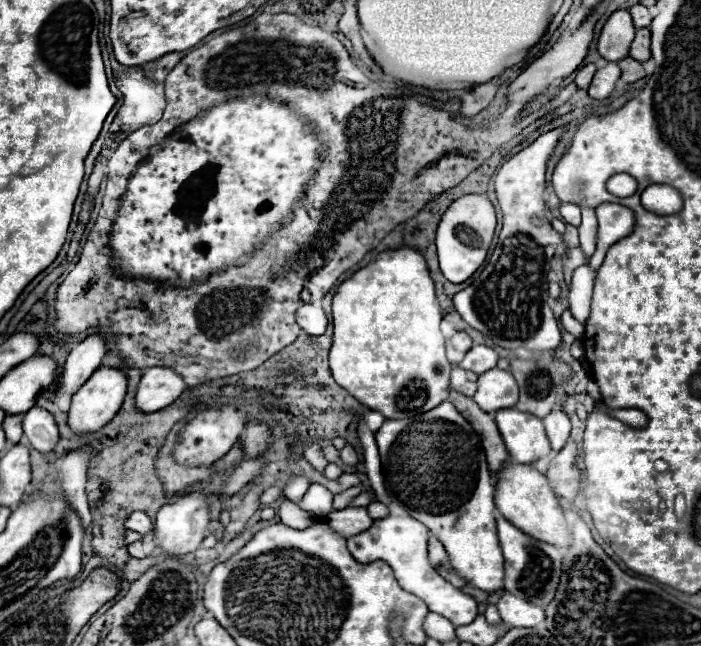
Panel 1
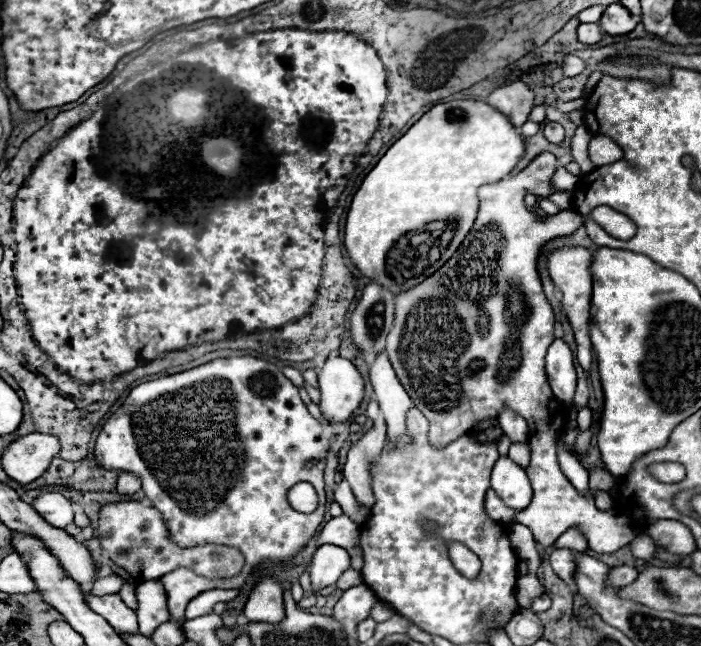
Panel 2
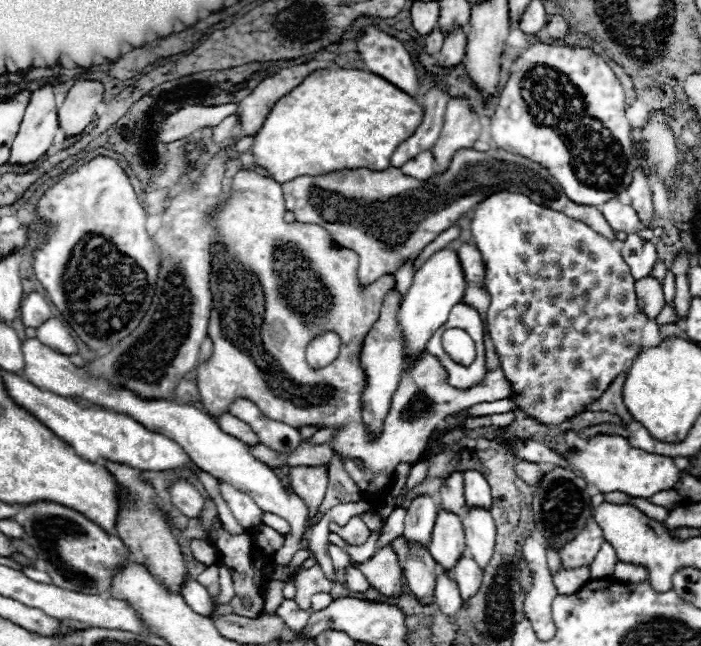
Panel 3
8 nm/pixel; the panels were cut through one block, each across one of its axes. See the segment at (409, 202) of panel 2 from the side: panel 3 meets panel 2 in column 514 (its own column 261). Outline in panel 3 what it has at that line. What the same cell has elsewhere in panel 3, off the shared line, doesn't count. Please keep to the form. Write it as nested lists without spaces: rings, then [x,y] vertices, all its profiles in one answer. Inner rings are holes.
[[[316,70],[288,96],[280,98],[258,130],[252,154],[276,182],[296,176],[322,176],[344,168],[382,172],[404,138],[410,138],[424,118],[416,98],[366,70]]]

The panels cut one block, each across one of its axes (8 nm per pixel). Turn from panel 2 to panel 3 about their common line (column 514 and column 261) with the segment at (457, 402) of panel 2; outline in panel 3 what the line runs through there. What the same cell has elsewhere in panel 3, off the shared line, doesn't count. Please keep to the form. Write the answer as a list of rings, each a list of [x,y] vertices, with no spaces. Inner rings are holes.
[[[252,170],[236,172],[232,180],[232,200],[226,208],[214,214],[214,228],[222,246],[222,252],[216,252],[212,260],[212,274],[216,272],[216,276],[212,276],[214,310],[210,314],[208,336],[214,342],[214,356],[208,364],[200,366],[200,402],[214,418],[226,414],[236,398],[248,398],[256,402],[256,406],[260,406],[264,416],[284,422],[292,428],[332,428],[334,434],[328,446],[332,446],[334,452],[340,452],[346,472],[360,488],[362,498],[368,500],[372,506],[378,506],[388,492],[394,468],[400,462],[414,464],[422,456],[430,432],[438,428],[446,416],[468,410],[480,402],[494,402],[512,396],[512,386],[504,376],[494,344],[486,344],[486,378],[470,390],[454,390],[446,382],[448,376],[438,358],[422,354],[416,358],[414,364],[406,362],[398,390],[392,396],[392,406],[386,414],[382,434],[378,438],[372,438],[362,422],[362,390],[366,388],[368,378],[360,366],[360,352],[366,334],[378,320],[378,312],[386,292],[396,284],[394,276],[382,276],[368,286],[360,286],[358,254],[348,248],[334,246],[336,242],[330,238],[330,234],[316,224],[286,224],[282,186],[276,180],[260,176]],[[326,330],[334,330],[342,338],[340,356],[330,366],[312,370],[304,356],[306,346],[312,338]],[[356,458],[366,464],[366,470],[360,470],[356,466]]]

